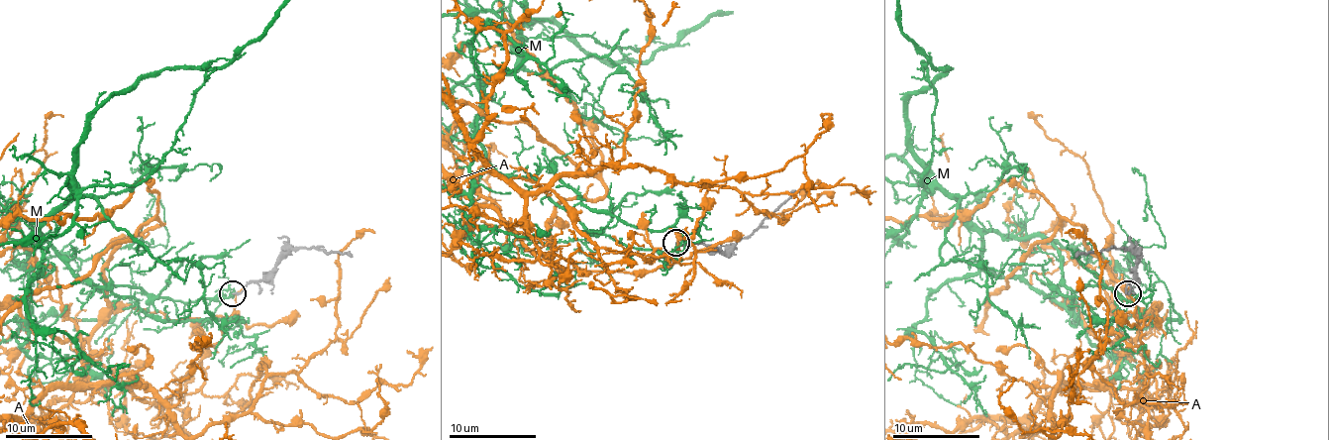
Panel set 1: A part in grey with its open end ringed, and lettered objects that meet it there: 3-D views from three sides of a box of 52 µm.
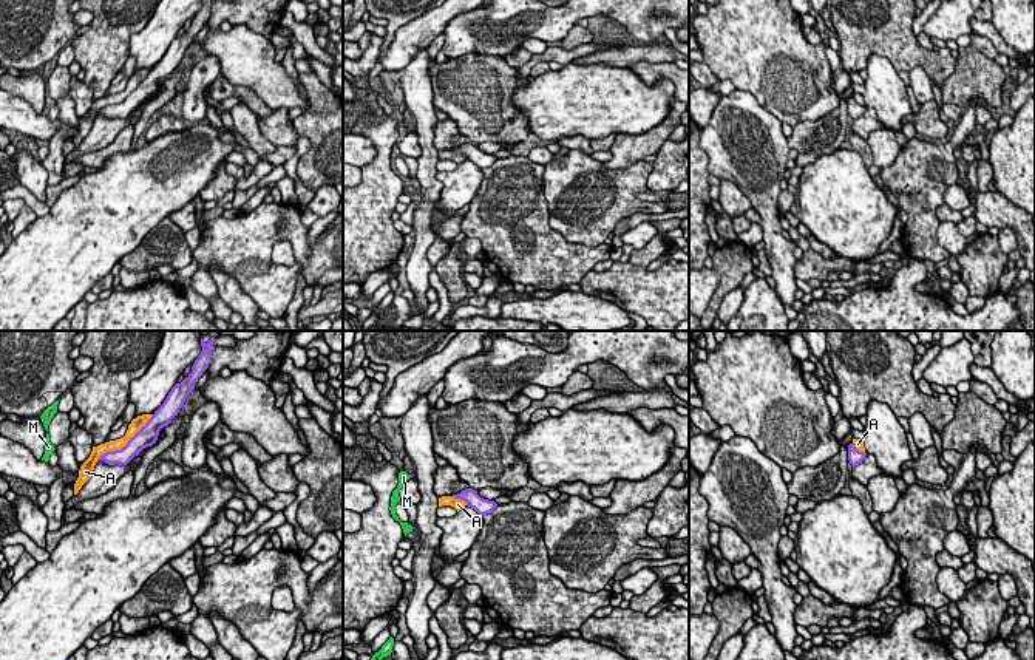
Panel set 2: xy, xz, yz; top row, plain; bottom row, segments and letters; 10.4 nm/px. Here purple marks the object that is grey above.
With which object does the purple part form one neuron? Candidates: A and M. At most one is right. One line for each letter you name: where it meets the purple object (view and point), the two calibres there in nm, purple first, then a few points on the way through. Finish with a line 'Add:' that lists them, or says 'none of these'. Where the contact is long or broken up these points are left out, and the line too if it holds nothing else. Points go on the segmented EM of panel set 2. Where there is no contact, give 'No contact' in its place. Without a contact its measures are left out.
Add: none of these

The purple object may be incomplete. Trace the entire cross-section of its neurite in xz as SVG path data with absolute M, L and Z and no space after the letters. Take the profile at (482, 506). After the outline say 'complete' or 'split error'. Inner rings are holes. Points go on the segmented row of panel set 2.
M465 488L453 498L465 501L468 507L474 509L479 515L491 513L497 504L494 501L484 499L473 488Z | complete

